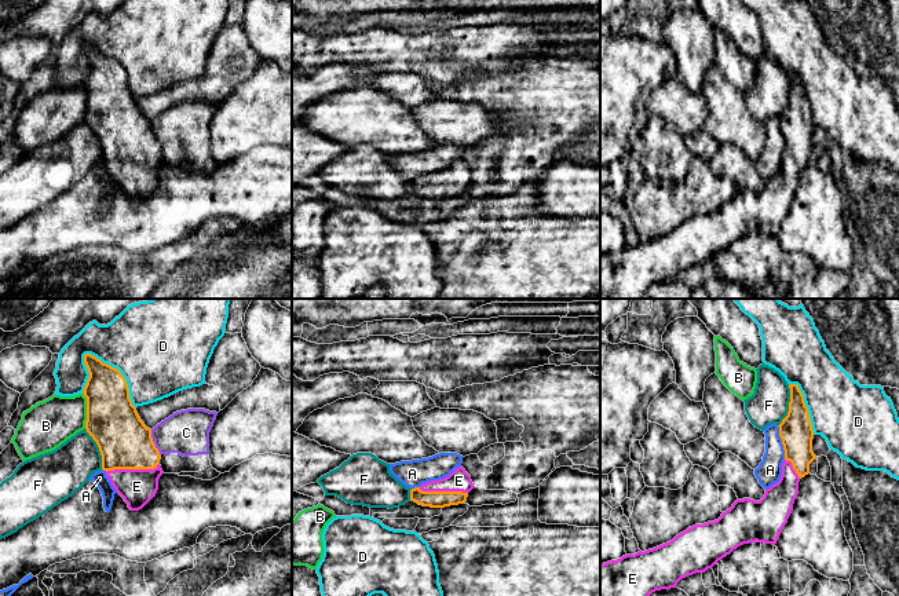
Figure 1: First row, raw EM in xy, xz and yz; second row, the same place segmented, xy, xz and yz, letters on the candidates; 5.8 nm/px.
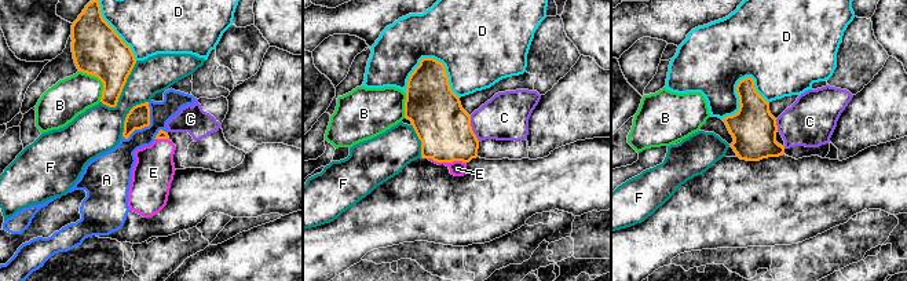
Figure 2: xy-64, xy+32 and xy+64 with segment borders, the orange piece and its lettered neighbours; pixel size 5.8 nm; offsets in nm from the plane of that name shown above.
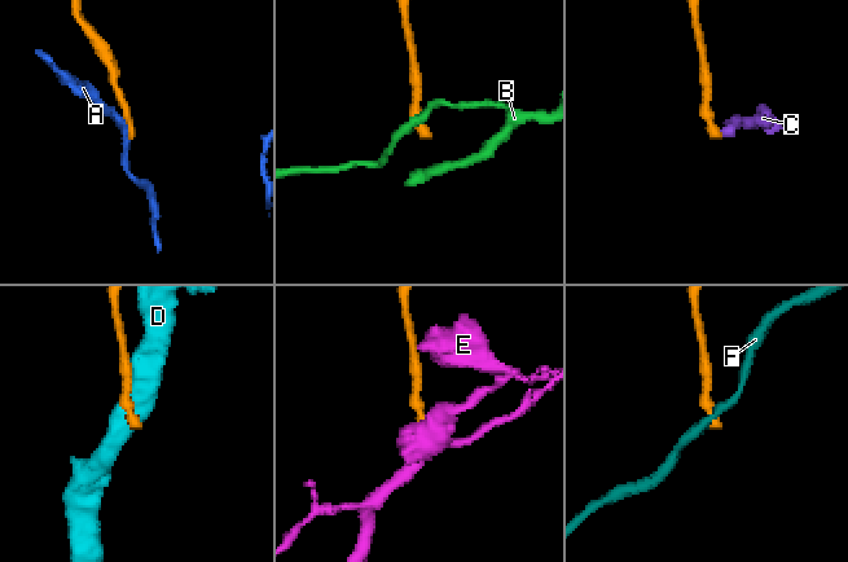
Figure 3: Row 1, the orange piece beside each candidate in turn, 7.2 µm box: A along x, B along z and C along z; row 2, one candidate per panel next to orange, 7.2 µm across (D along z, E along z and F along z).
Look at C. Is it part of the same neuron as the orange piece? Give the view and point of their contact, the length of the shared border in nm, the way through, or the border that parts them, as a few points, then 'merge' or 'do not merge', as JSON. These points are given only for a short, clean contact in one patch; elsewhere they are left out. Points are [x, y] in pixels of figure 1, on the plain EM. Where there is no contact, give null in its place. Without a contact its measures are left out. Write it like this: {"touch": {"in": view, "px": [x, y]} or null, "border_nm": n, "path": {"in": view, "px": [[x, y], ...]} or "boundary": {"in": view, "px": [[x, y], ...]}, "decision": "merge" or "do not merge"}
{"touch": {"in": "xy", "px": [153, 134]}, "border_nm": 160, "boundary": {"in": "xy", "px": [[150, 121], [150, 128], [160, 146]]}, "decision": "do not merge"}

